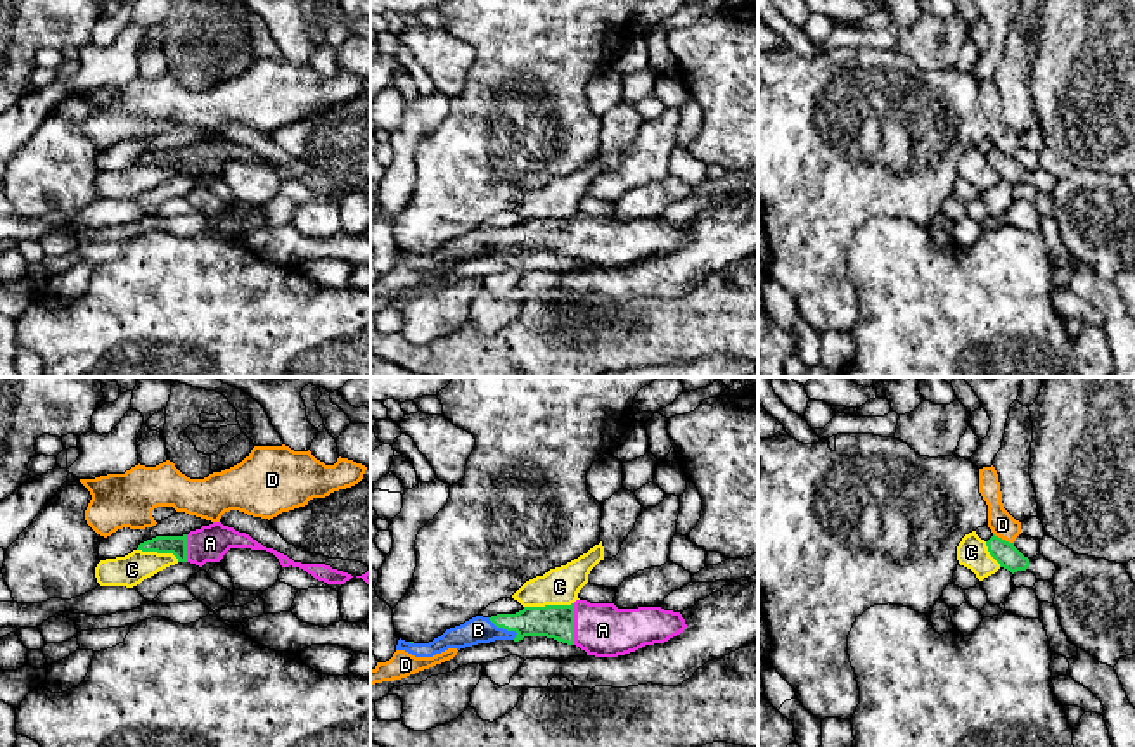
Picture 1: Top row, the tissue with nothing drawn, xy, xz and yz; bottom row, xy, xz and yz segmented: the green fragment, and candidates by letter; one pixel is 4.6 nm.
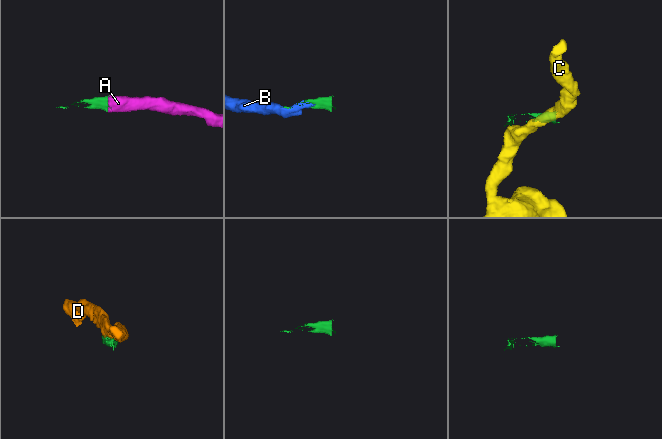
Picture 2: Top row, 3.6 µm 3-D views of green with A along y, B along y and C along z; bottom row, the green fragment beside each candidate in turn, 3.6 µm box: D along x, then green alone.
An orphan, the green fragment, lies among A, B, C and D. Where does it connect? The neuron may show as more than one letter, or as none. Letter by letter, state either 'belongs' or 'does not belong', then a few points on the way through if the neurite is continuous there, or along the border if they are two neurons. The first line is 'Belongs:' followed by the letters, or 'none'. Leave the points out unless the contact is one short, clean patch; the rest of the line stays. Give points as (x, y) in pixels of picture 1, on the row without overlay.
Belongs: A, B
A: belongs
B: belongs
C: does not belong; border xz (573, 215), (525, 220)
D: does not belong

